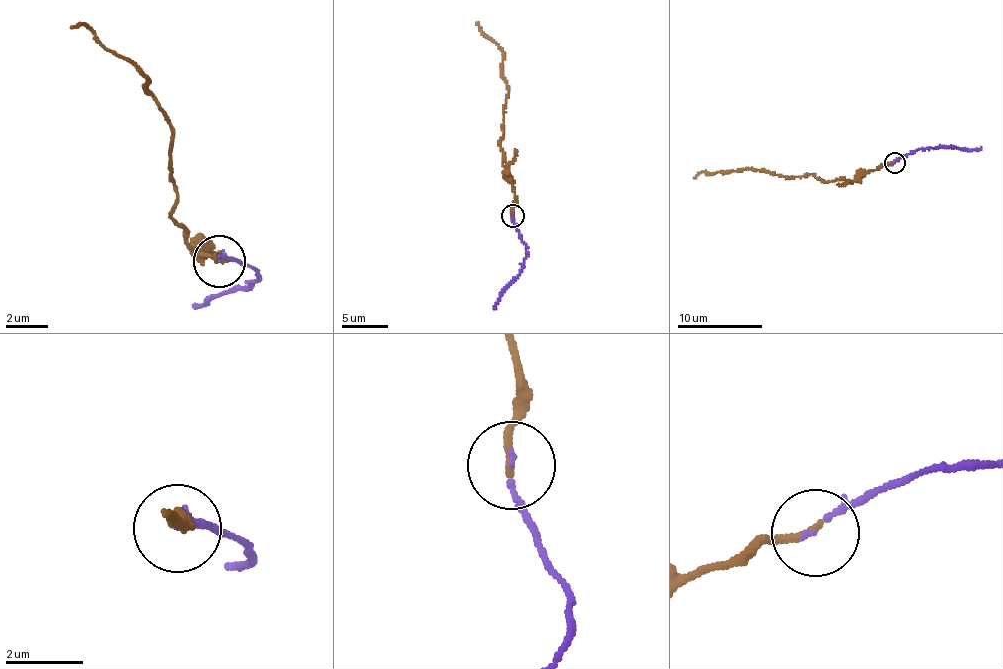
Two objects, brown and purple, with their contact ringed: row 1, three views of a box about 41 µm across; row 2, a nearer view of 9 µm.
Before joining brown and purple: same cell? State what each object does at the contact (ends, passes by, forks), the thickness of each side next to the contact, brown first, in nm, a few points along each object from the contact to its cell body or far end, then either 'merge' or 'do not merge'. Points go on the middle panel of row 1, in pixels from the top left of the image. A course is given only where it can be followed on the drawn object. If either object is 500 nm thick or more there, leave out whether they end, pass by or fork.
brown ends | purple ends | 200/110 nm | brown via (513, 215), (512, 177), (505, 166), (500, 138), (508, 89), (503, 77), (503, 49), (484, 34), (476, 22) | purple via (513, 215), (514, 226), (526, 246), (526, 258), (521, 272), (493, 309) | merge

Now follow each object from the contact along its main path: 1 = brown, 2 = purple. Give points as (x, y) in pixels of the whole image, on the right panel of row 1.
1: (894, 162), (858, 171), (851, 180), (822, 182), (811, 174), (785, 177), (750, 168), (704, 171), (694, 178)
2: (894, 162), (920, 148), (981, 147)

